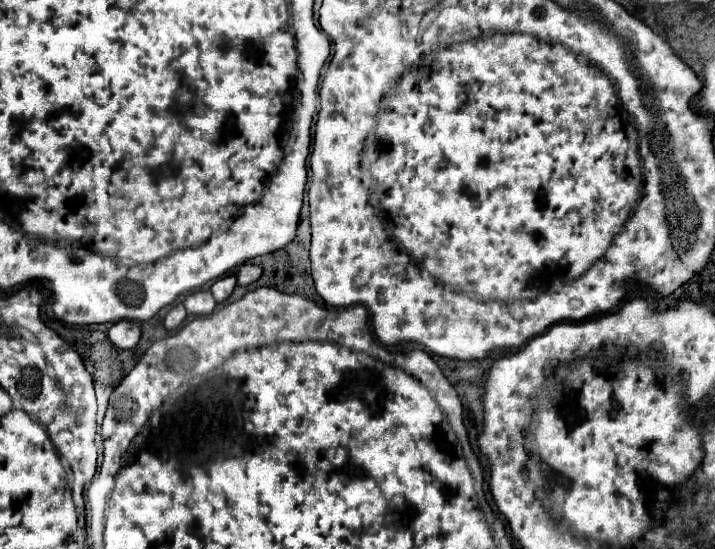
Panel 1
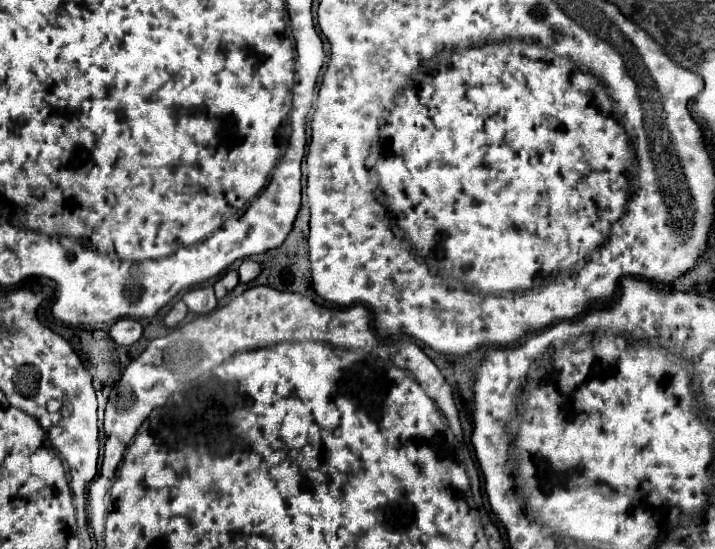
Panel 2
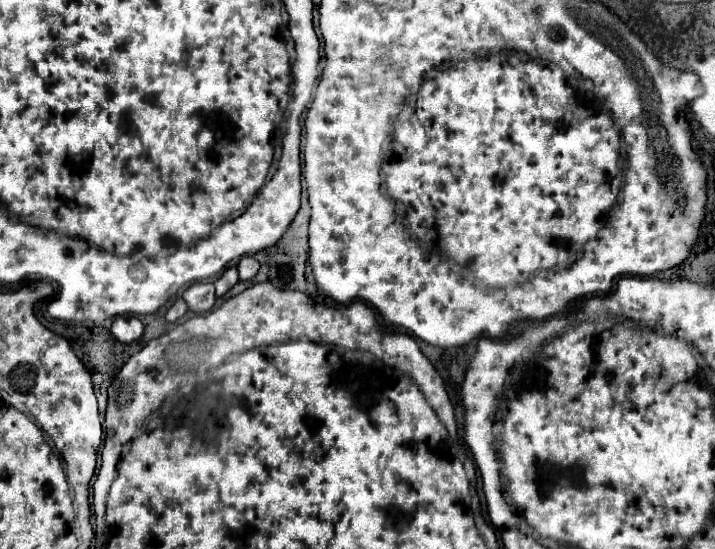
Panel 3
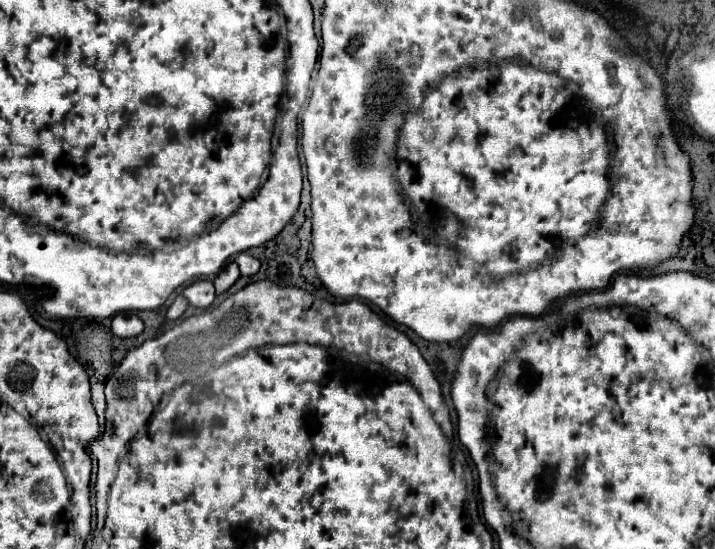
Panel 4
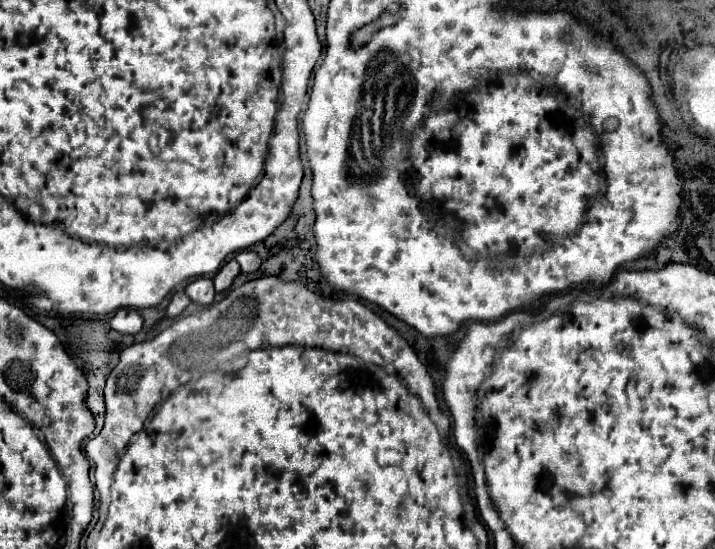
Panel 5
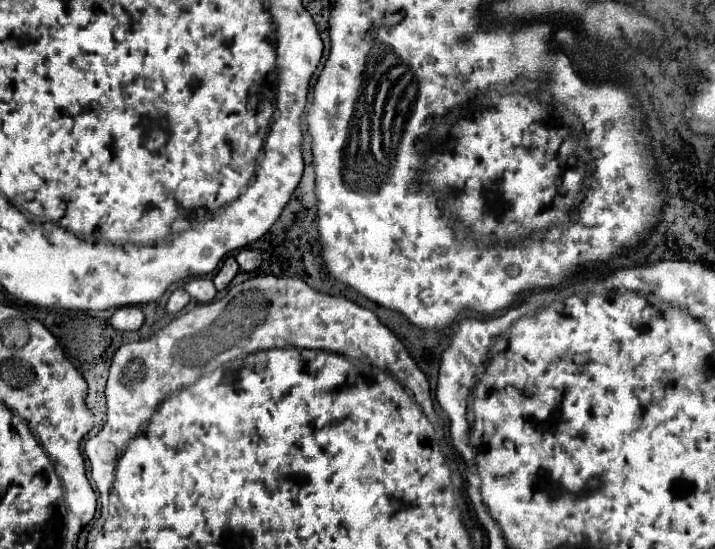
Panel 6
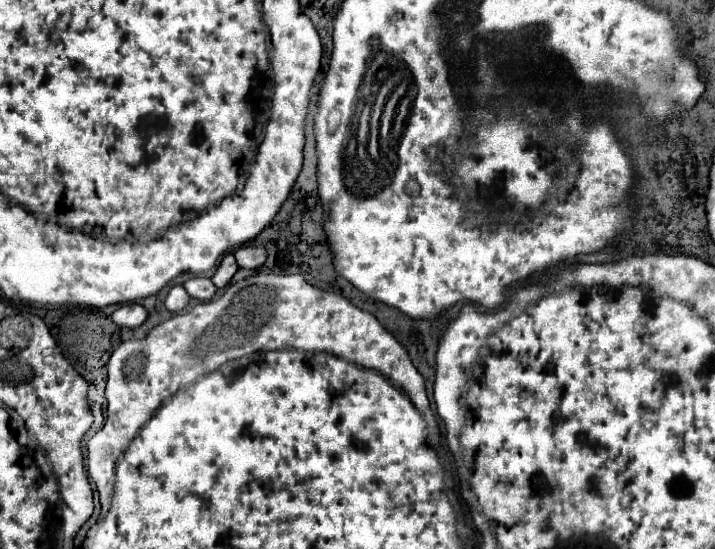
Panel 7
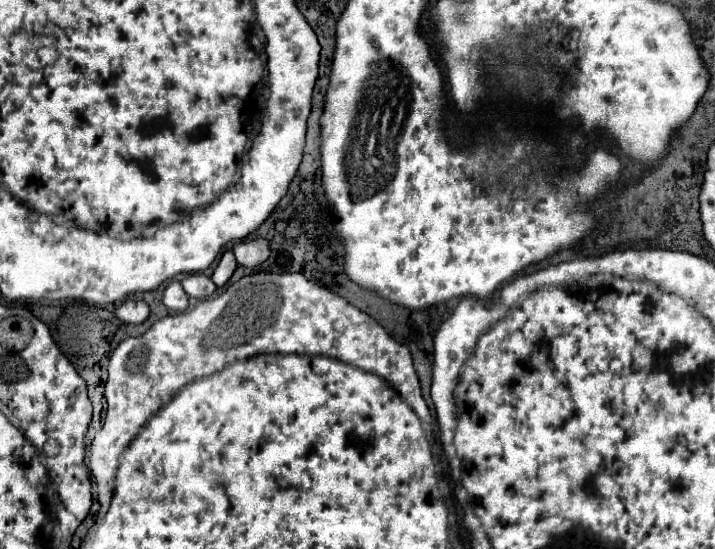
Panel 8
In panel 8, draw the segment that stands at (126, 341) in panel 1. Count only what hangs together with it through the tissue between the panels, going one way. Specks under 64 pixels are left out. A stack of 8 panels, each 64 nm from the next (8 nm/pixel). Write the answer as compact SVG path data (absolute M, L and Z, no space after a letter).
M132 296L132 300L124 300L116 308L114 316L124 324L142 324L148 318L148 306L142 298Z

